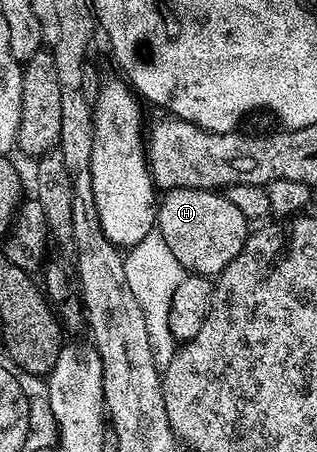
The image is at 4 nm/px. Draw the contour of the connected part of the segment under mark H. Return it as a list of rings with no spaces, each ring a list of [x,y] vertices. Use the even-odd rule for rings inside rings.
[[[171,188],[156,204],[156,230],[168,242],[176,262],[187,273],[217,278],[240,254],[248,235],[248,221],[225,194],[208,188]]]

